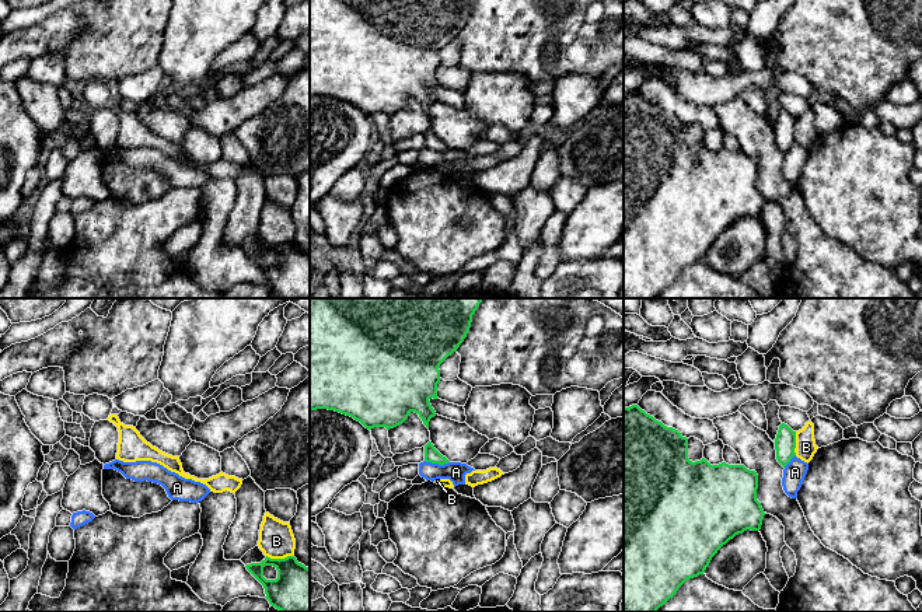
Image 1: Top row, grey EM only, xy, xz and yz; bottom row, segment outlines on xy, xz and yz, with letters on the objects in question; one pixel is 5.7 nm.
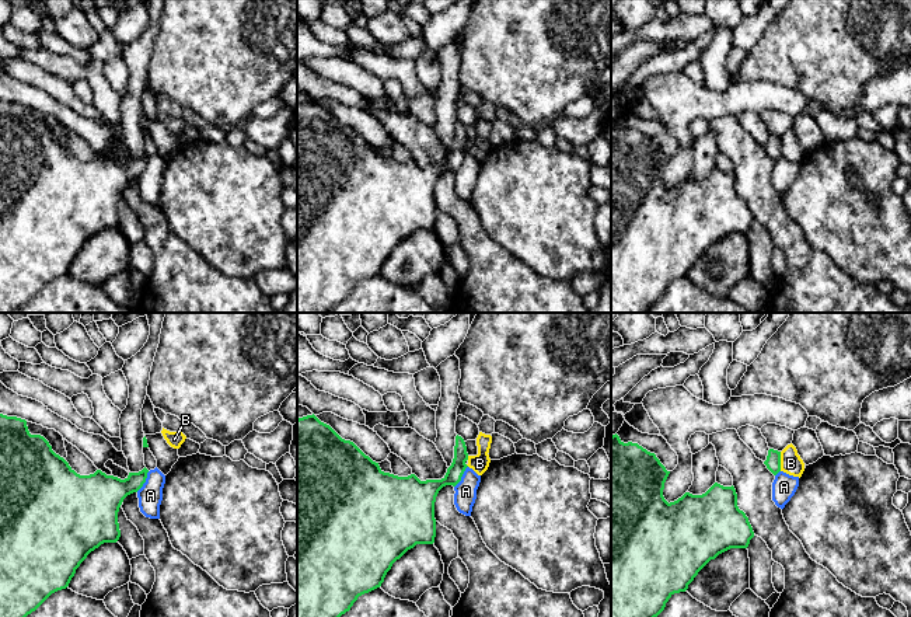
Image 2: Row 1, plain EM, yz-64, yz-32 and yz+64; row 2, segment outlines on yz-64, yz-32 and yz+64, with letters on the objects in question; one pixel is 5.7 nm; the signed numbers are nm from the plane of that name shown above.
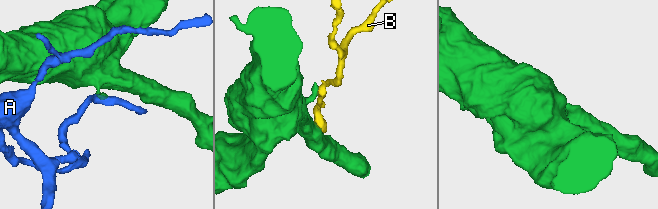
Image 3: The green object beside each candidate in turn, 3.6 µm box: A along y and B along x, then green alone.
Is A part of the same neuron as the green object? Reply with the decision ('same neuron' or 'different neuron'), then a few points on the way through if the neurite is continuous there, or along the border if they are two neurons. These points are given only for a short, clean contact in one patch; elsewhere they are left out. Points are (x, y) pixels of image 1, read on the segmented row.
different neuron

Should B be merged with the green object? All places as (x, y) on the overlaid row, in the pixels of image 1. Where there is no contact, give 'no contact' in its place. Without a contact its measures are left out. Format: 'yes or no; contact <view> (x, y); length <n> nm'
no; contact xy (279, 559); length 150 nm

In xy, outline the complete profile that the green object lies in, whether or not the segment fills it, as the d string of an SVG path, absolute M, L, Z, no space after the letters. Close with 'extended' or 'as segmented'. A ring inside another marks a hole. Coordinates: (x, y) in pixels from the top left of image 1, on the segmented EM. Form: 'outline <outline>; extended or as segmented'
outline M294 556L284 559L265 557L261 563L245 566L247 570L263 585L266 599L280 612L310 612L310 569L298 563ZM263 567L277 570L276 580L263 577Z; as segmented

